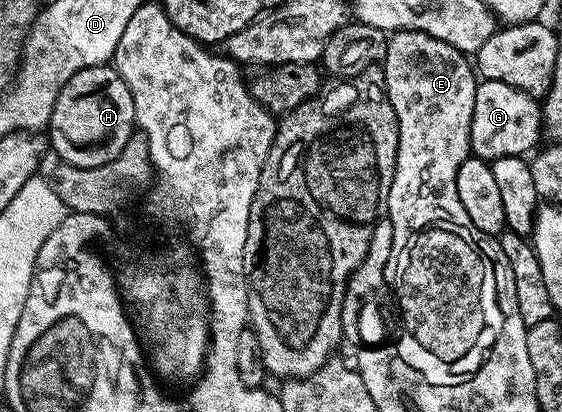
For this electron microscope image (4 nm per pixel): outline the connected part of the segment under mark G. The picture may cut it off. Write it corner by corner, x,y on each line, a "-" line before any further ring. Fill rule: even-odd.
500,80
479,81
470,125
470,154
473,157
493,160
500,157
526,156
543,138
542,106
539,99

